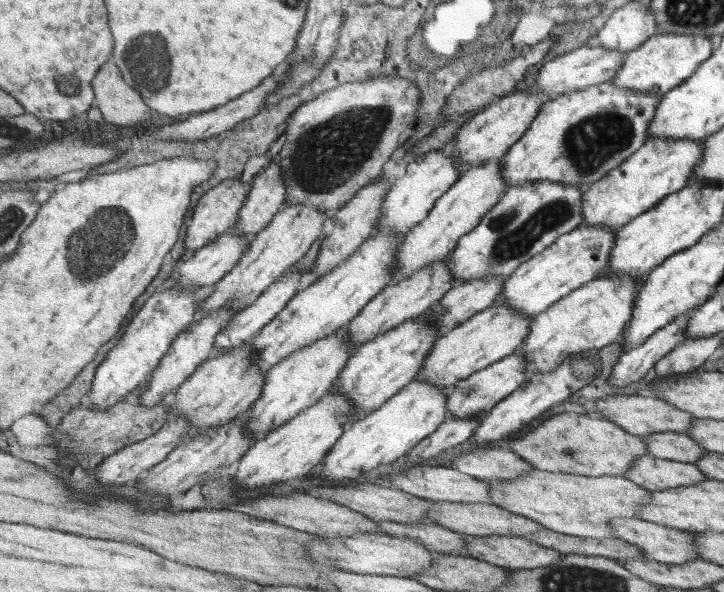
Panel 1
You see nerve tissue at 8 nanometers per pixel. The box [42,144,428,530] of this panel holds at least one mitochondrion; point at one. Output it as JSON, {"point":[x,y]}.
{"point":[99,245]}

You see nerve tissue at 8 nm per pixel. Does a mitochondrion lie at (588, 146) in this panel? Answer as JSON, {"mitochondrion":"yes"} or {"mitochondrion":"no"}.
{"mitochondrion":"yes"}

